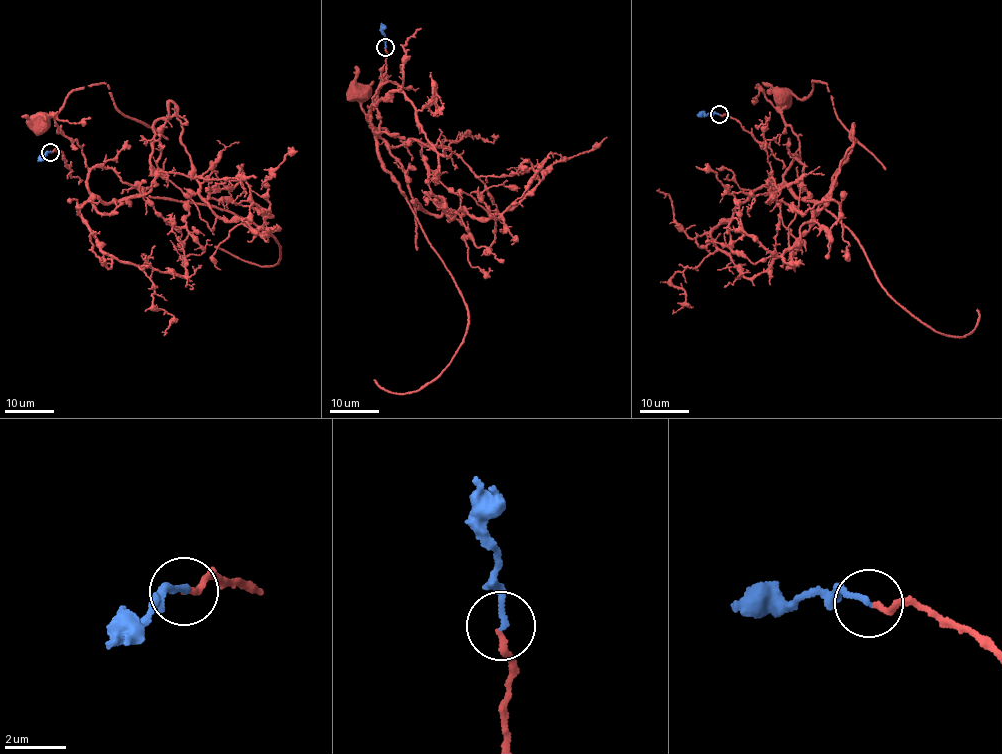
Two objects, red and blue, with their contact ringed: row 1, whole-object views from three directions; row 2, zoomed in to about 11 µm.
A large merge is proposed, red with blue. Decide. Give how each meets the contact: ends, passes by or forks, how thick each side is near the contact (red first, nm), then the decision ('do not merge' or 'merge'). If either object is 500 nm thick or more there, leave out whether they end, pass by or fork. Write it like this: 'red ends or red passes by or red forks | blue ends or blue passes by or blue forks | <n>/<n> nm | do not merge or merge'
red ends | blue ends | 200/190 nm | merge

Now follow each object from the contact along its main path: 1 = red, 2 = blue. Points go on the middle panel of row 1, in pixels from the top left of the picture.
1: (385, 48), (385, 68), (377, 100), (368, 115), (377, 137), (380, 116), (375, 105), (383, 78), (360, 93)
2: (385, 46), (382, 23)

